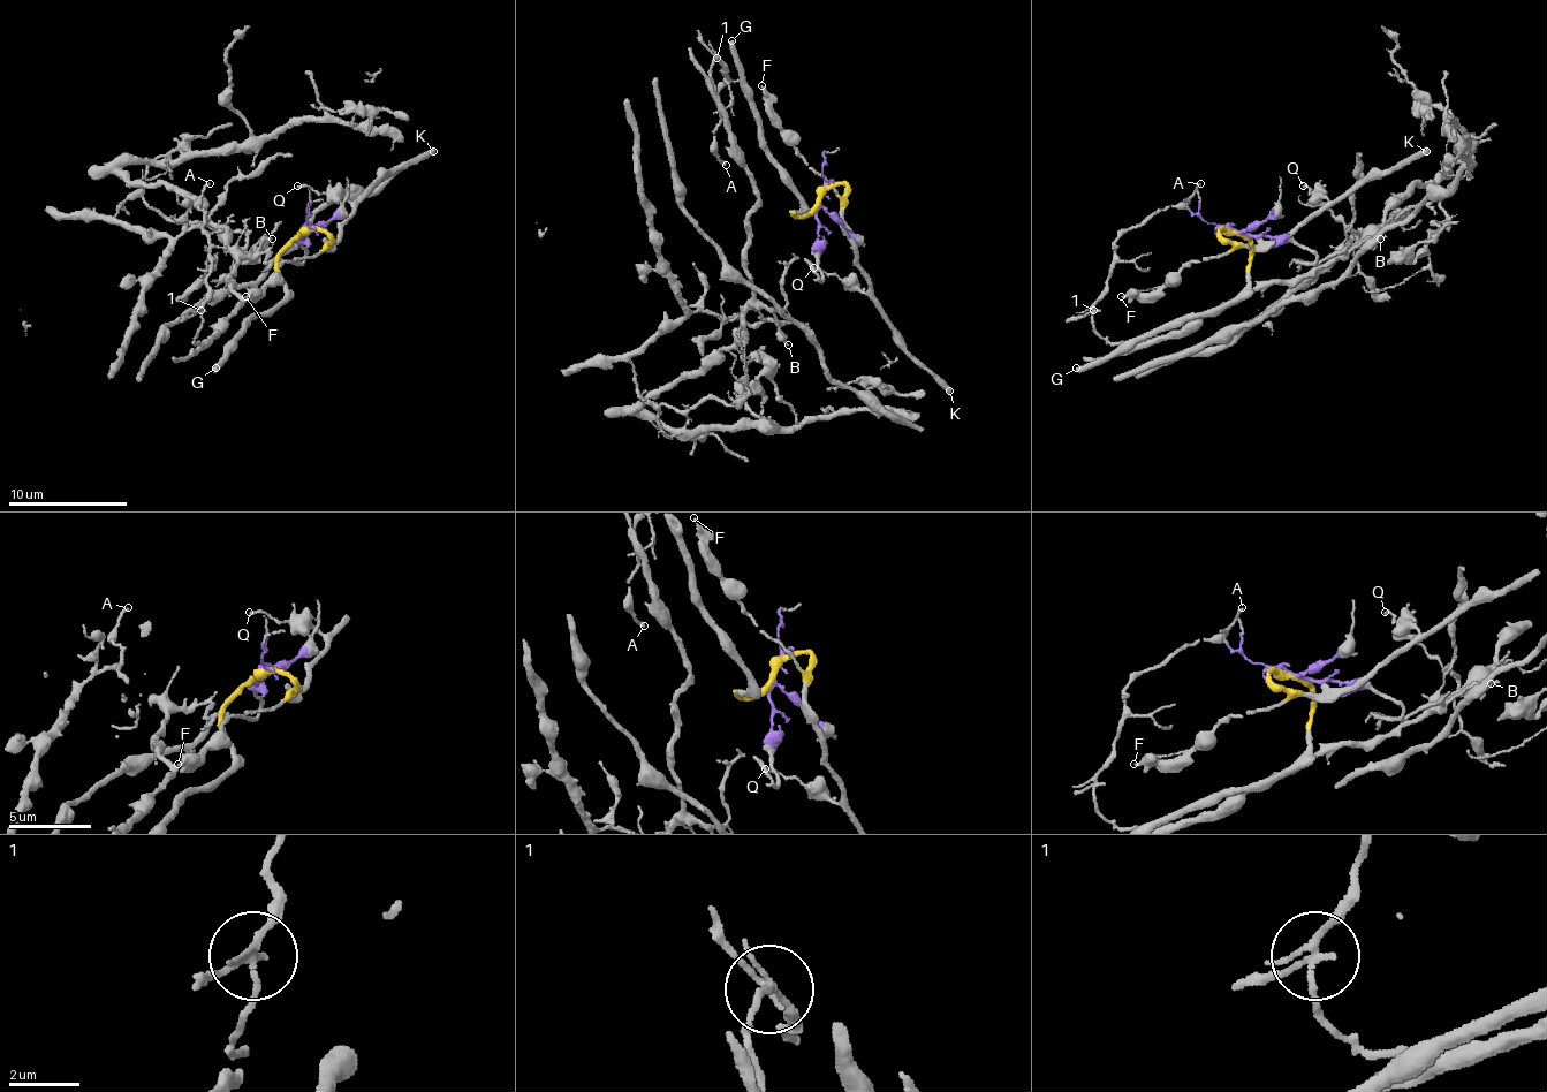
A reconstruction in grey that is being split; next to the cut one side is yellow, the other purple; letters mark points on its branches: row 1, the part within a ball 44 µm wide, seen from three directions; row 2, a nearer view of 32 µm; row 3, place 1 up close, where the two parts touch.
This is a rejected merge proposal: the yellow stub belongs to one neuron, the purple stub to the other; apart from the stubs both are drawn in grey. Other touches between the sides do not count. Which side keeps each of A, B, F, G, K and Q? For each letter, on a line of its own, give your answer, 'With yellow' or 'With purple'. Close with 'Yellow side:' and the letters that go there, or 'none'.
A: With purple
B: With purple
F: With yellow
G: With yellow
K: With yellow
Q: With yellow
Yellow side: F, G, K, Q

